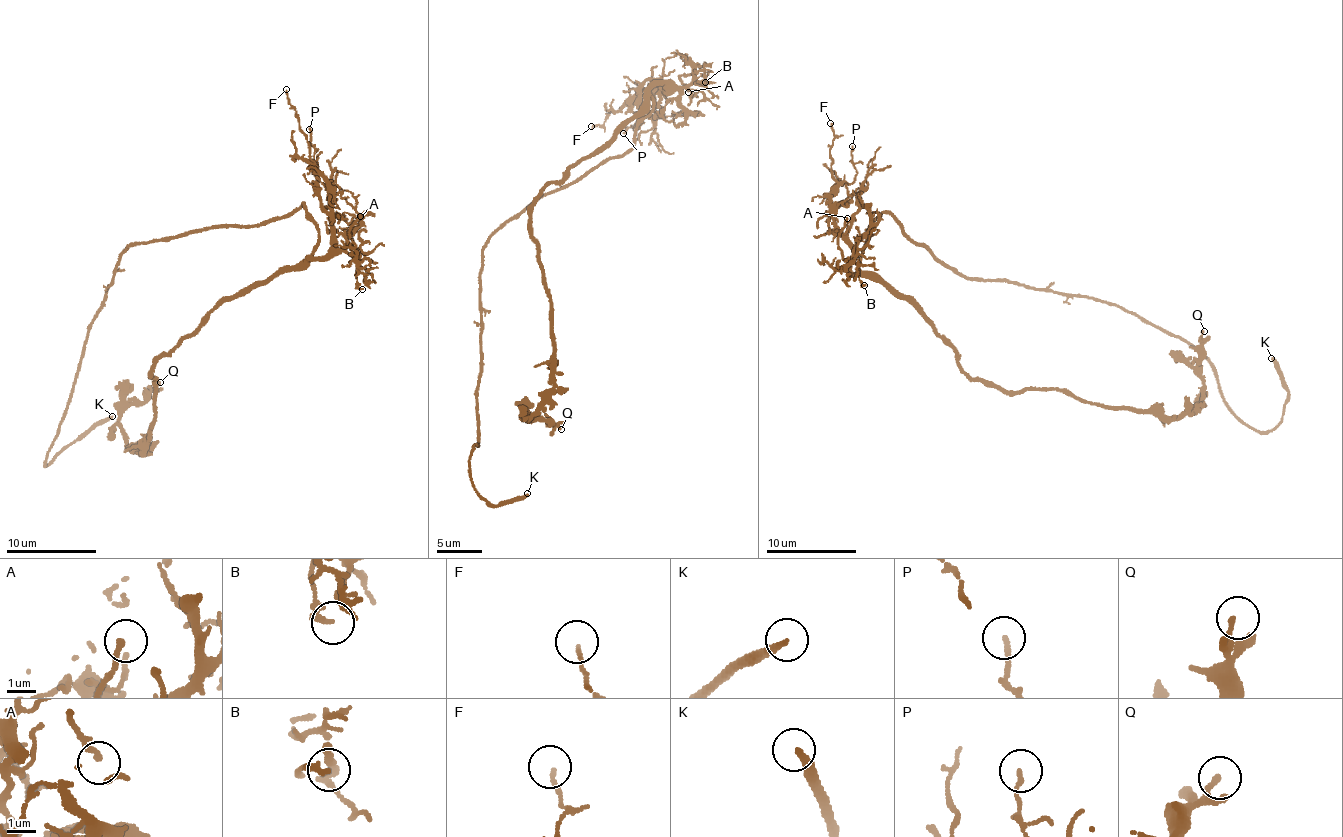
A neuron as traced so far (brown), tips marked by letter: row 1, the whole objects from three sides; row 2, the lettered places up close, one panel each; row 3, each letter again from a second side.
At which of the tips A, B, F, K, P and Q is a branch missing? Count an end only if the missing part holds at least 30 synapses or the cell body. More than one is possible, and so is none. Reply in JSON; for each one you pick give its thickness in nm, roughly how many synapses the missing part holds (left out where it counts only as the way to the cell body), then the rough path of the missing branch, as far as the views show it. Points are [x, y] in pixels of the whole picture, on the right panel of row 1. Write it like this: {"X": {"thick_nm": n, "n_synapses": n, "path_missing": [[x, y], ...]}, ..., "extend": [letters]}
{"K": {"thick_nm": 260}, "extend": ["K"]}

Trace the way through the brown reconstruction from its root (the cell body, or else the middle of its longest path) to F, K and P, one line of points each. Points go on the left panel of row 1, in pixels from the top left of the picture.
F: (293, 213), (302, 203), (318, 230), (311, 256), (323, 257), (334, 216), (329, 183), (308, 160), (286, 89)
K: (293, 213), (256, 225), (190, 230), (129, 246), (90, 323), (78, 378), (44, 466), (112, 416)
P: (293, 213), (302, 203), (318, 230), (311, 256), (323, 257), (334, 216), (329, 183), (313, 164), (309, 129)

